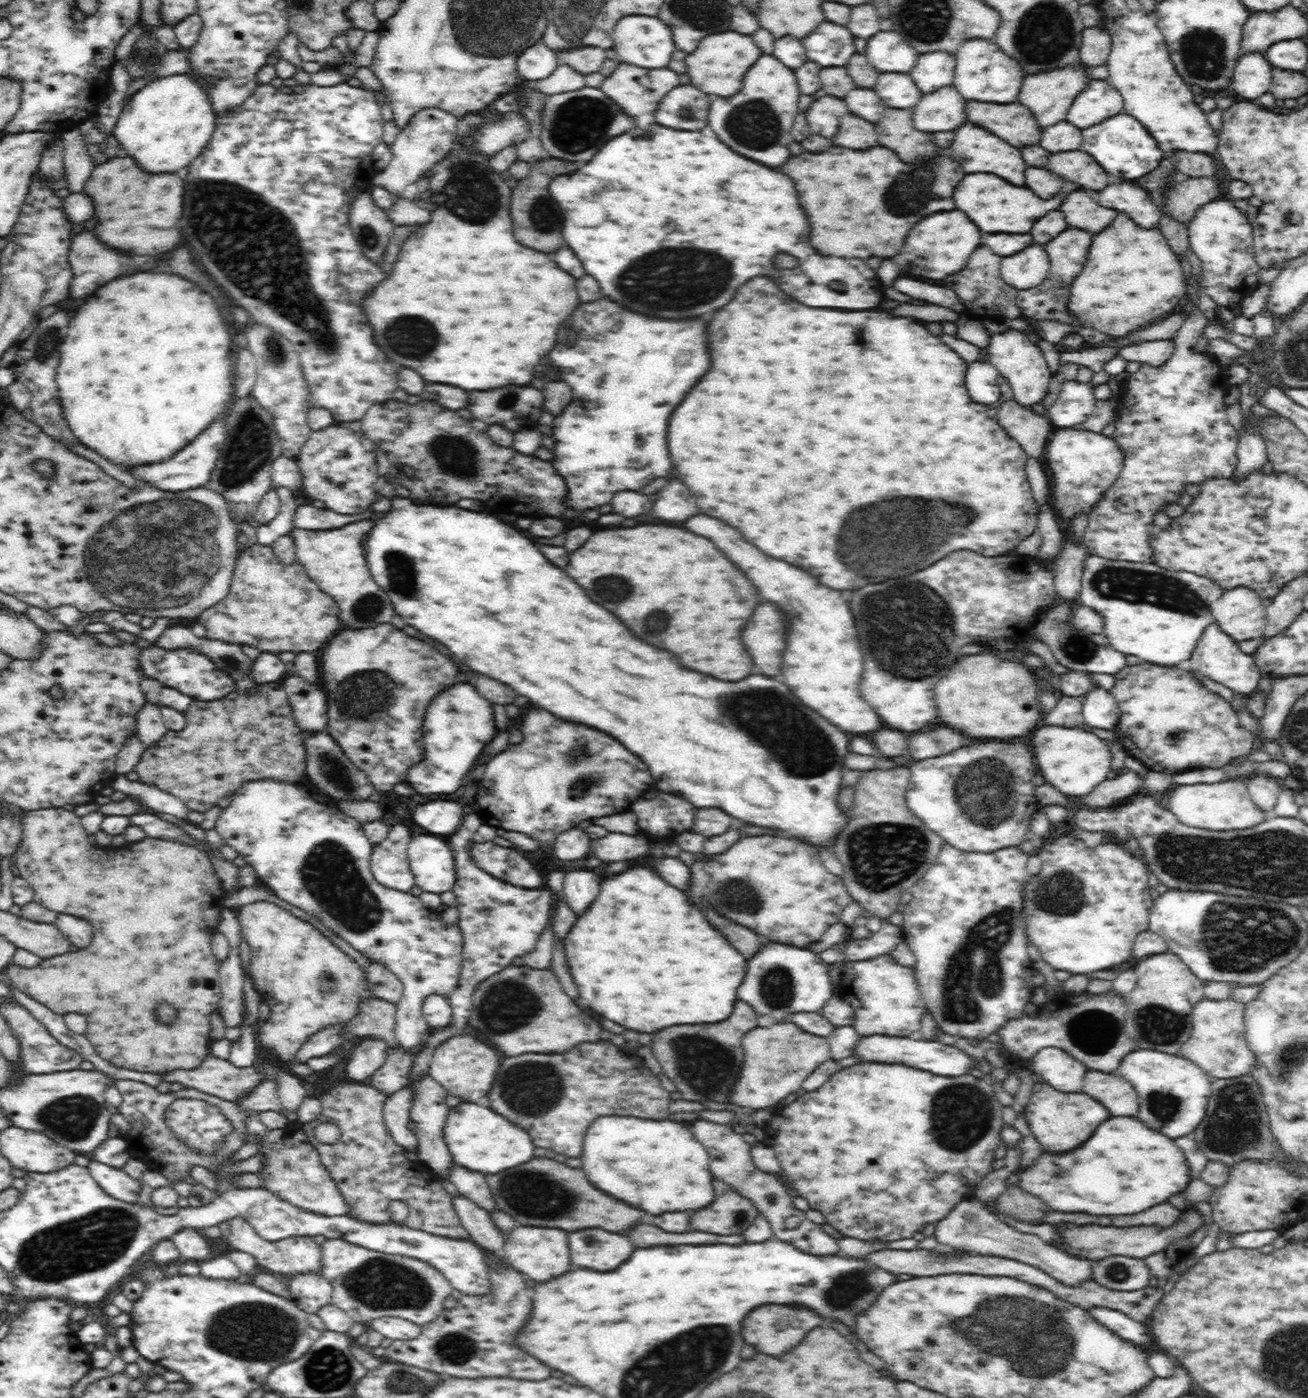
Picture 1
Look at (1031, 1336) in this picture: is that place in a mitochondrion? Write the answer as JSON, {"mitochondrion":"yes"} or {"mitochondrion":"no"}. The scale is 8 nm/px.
{"mitochondrion":"yes"}

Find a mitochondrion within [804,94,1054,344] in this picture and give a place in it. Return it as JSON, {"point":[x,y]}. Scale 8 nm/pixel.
{"point":[905,197]}

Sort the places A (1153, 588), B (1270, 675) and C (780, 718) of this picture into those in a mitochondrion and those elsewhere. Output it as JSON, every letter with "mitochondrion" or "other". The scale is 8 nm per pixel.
{"A":"mitochondrion","B":"other","C":"mitochondrion"}

